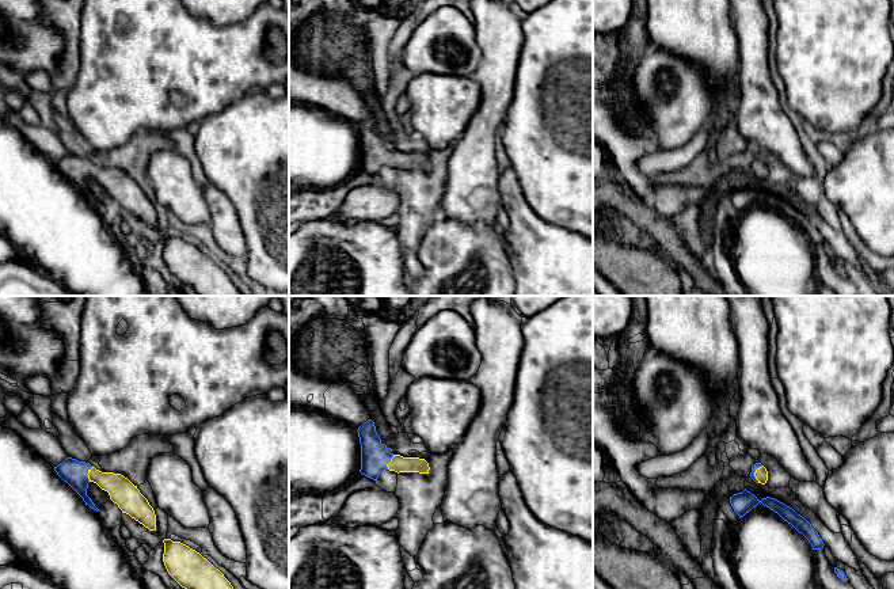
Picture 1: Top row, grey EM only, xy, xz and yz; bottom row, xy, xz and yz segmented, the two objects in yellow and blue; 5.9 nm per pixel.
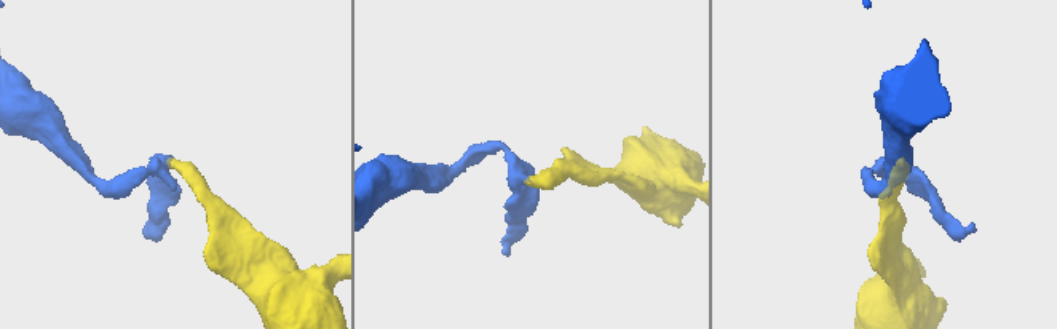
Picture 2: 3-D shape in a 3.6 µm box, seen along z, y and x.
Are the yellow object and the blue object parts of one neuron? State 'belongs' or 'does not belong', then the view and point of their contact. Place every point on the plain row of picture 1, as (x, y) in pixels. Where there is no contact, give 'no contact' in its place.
belongs; contact xy (87, 170)

